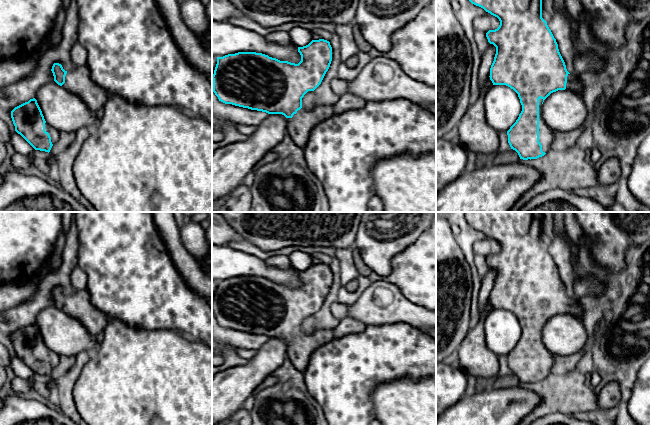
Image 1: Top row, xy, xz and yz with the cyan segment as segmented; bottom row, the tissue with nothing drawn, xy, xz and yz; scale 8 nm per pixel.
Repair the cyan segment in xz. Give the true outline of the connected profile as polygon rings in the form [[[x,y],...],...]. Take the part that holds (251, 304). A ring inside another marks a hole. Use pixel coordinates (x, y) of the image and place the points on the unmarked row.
[[[312,264],[308,269],[298,271],[298,276],[301,279],[298,288],[256,276],[238,276],[217,281],[212,304],[213,316],[225,328],[284,339],[287,342],[288,358],[303,373],[312,353],[334,338],[334,329],[316,329],[311,334],[302,331],[304,319],[314,315],[328,295],[332,285],[332,271],[327,264]]]

